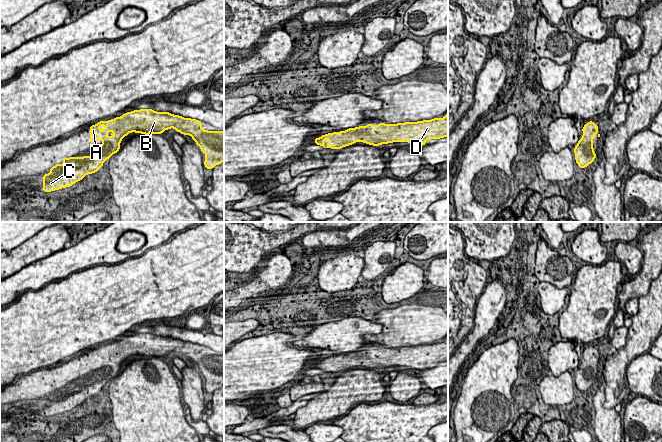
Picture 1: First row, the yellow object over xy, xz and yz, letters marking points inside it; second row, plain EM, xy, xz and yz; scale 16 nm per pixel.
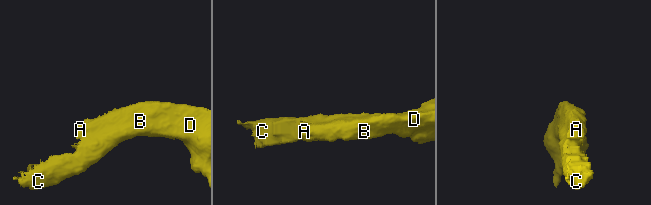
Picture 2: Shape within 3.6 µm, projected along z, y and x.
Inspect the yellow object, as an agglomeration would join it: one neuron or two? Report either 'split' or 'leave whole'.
leave whole

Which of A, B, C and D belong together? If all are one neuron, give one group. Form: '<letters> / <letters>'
A B C D

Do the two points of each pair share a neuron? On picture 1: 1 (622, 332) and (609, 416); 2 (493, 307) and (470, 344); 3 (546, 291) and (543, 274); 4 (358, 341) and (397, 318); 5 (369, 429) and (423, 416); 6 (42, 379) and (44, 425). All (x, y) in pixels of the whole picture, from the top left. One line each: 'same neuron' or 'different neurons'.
1: different neurons
2: same neuron
3: different neurons
4: different neurons
5: same neuron
6: same neuron

